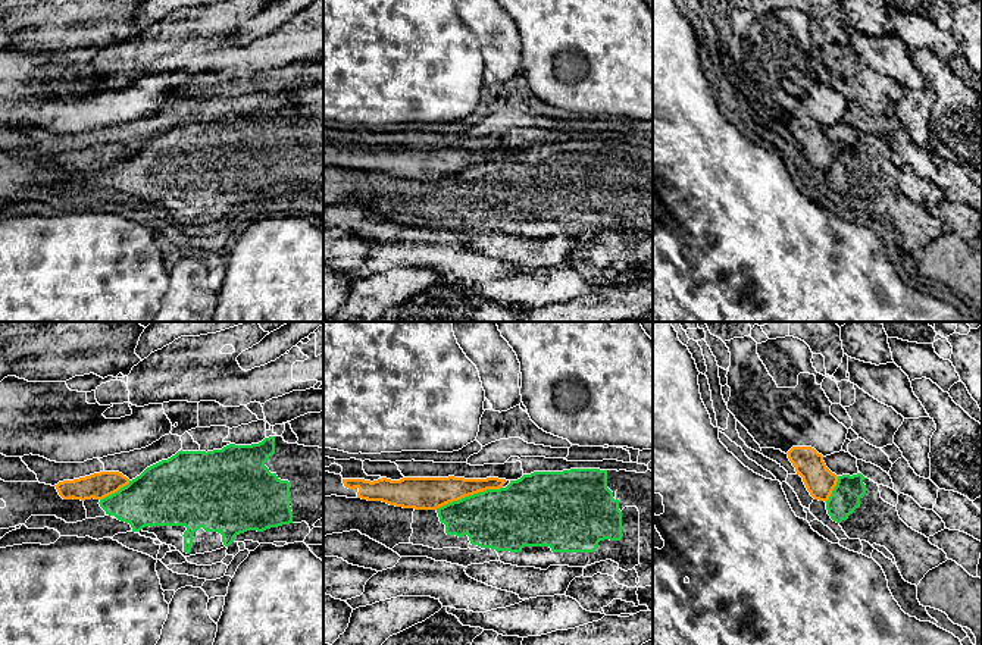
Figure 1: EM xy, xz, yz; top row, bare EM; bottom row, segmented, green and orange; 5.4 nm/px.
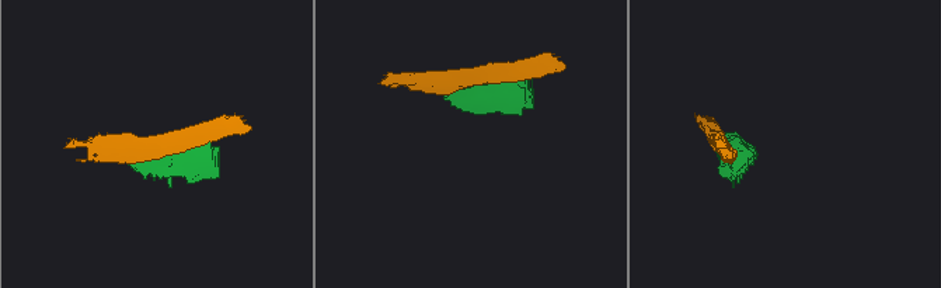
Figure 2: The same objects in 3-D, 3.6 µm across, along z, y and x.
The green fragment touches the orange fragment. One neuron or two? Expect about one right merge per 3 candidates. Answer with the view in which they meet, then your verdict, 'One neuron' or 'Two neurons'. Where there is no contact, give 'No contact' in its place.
Touches green in xz. Two neurons

